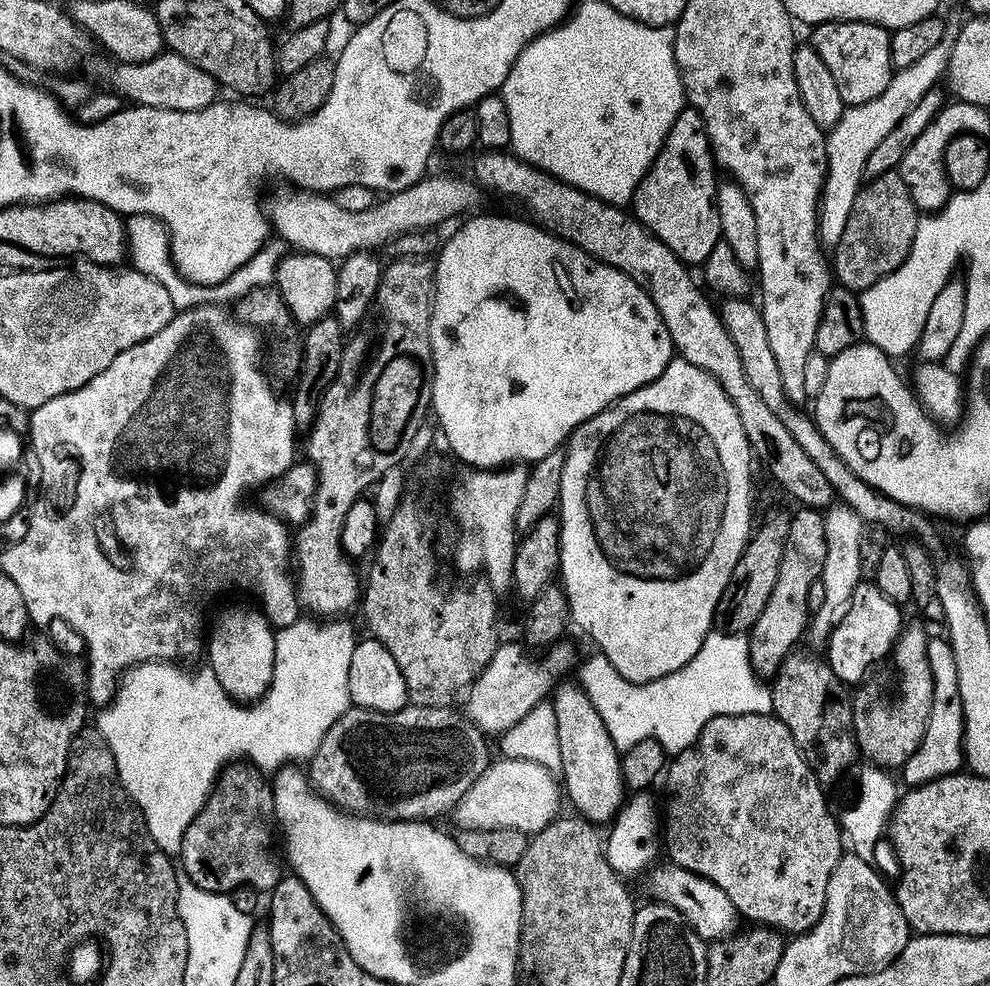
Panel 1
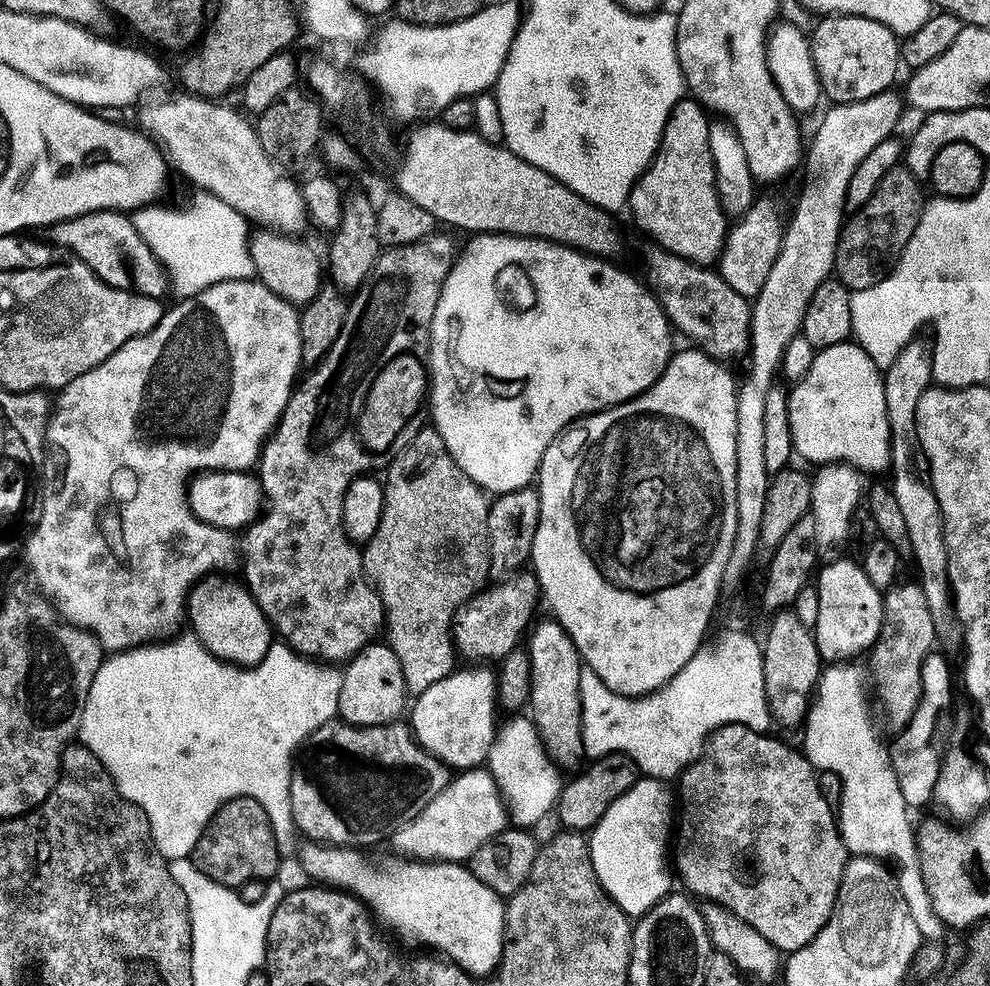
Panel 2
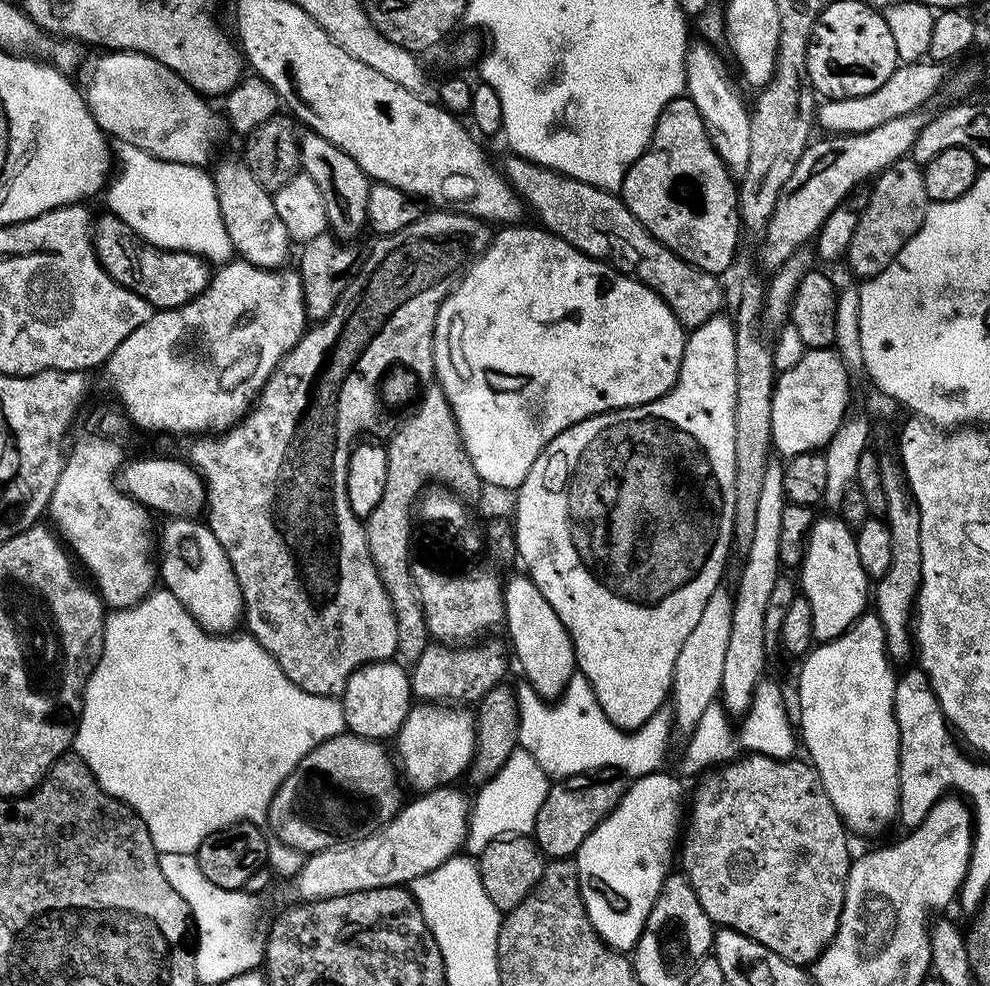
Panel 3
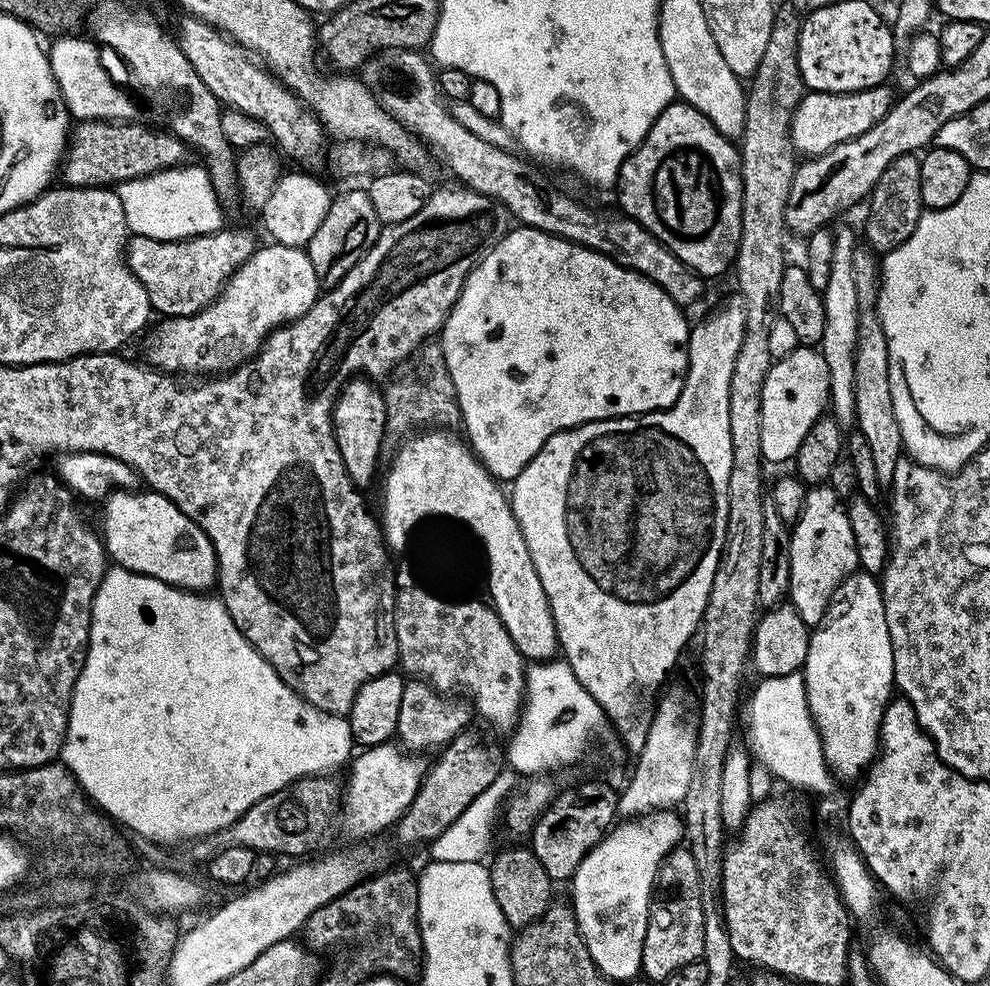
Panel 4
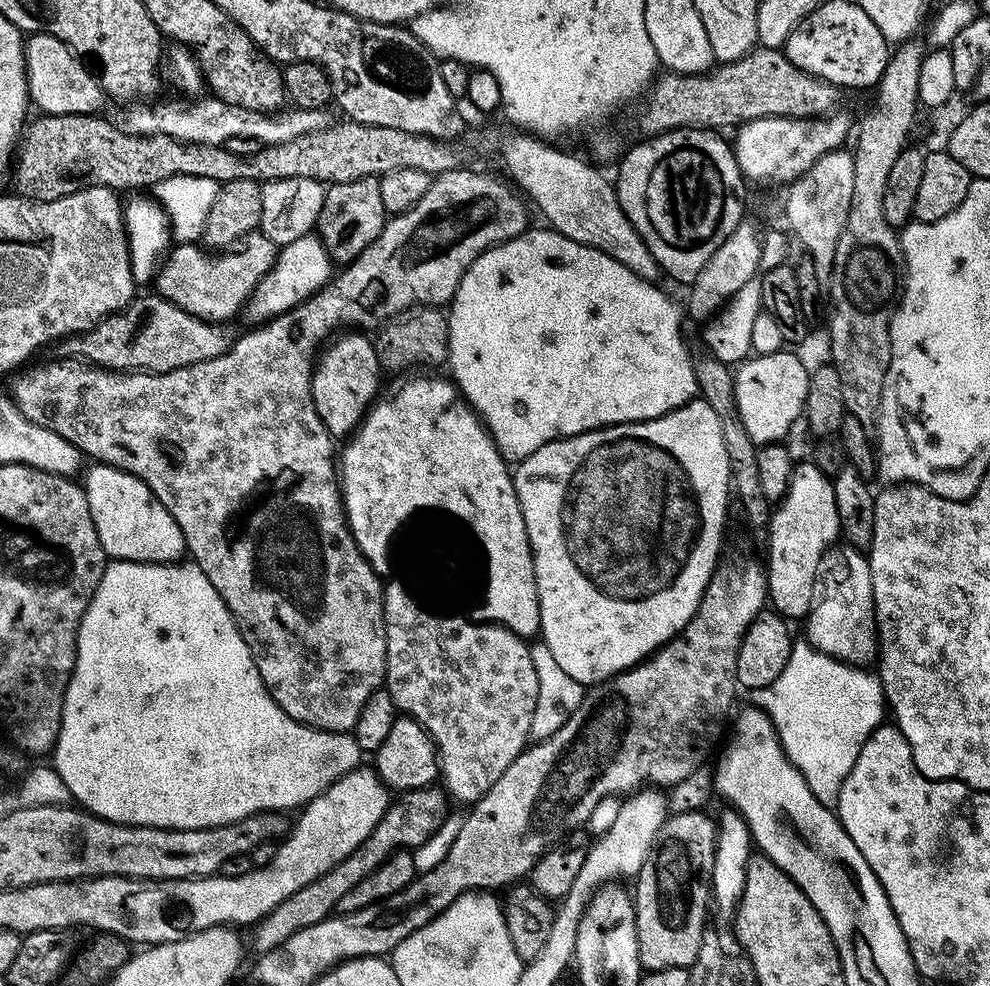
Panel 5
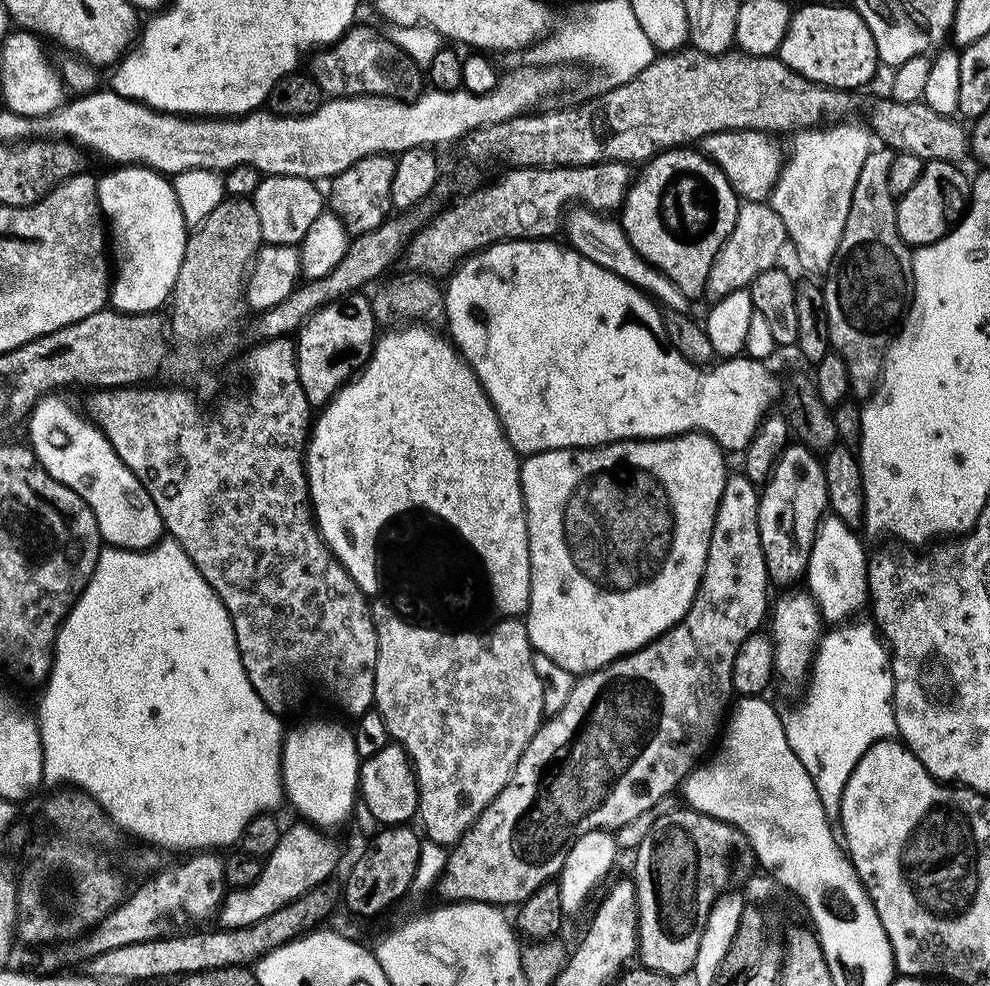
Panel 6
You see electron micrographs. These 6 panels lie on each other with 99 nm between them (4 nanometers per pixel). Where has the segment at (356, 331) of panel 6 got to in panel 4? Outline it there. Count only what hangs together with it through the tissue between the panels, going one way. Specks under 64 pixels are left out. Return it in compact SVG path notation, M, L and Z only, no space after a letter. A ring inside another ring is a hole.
M349 379L336 397L336 404L332 408L332 429L342 454L342 462L346 466L346 474L357 489L364 490L375 478L376 467L380 464L380 447L386 441L388 415L383 391L379 387L375 388L371 379L356 379Z

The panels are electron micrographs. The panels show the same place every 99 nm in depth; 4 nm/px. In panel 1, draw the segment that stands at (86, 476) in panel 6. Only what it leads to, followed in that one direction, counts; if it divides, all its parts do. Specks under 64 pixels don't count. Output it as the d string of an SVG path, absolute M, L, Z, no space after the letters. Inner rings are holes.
M232 608L220 616L216 625L211 625L210 635L206 640L207 667L216 675L222 690L236 702L255 702L268 693L274 678L274 650L276 649L276 632L263 611L252 608Z

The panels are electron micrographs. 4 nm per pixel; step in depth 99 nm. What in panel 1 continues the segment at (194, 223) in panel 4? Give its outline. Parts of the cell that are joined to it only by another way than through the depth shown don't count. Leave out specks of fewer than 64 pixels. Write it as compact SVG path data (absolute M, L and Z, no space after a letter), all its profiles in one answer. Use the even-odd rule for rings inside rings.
M130 216L126 220L126 252L132 256L131 267L137 272L146 274L151 280L157 280L166 290L172 299L173 309L183 310L186 308L197 308L199 304L220 304L221 302L235 302L241 296L245 296L250 290L263 288L271 285L276 278L276 268L281 260L289 255L289 245L283 240L276 238L267 246L260 249L252 260L247 260L232 277L220 284L211 286L197 286L189 284L176 270L172 263L172 249L168 242L168 230L155 220L153 216ZM273 243L273 244L272 244ZM272 244L272 245L271 245Z

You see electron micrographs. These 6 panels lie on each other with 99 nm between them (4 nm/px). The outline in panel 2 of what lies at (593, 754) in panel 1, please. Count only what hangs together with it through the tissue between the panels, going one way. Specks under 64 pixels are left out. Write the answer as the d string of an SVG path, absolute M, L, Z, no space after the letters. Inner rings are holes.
M554 618L547 619L540 625L537 623L526 640L526 651L532 671L530 716L540 734L540 739L548 749L548 755L561 769L576 770L581 767L580 759L585 759L586 756L583 706L580 695L582 661L580 651L574 646L574 642L566 634L563 626Z

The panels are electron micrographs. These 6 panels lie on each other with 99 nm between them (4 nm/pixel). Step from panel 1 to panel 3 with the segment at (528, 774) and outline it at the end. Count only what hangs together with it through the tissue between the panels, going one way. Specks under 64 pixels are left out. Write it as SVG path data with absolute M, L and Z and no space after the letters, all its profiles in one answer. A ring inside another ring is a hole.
M445 786L417 795L415 798L417 800L412 800L409 804L407 801L388 823L381 824L375 832L362 837L361 840L350 840L347 844L336 844L321 852L311 853L296 876L296 892L300 895L297 897L301 901L321 900L358 890L408 886L414 878L422 874L430 874L430 870L442 866L442 862L457 855L465 847L468 835L469 797L467 800L456 786Z

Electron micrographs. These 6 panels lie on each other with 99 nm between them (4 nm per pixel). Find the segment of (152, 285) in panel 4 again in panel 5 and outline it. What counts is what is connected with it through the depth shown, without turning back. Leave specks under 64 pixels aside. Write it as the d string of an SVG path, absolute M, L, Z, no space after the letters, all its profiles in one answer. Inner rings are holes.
M259 230L247 232L235 247L223 254L209 254L196 242L180 242L175 246L155 274L155 295L210 324L224 324L231 316L239 312L241 315L258 282L274 266L278 251L278 246Z

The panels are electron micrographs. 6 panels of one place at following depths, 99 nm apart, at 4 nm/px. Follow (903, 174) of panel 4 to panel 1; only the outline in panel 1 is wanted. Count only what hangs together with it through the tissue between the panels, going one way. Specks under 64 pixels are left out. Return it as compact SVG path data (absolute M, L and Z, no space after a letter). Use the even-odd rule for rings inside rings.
M897 169L867 181L855 196L842 238L832 250L833 275L839 285L861 294L892 273L909 254L919 217L920 210Z

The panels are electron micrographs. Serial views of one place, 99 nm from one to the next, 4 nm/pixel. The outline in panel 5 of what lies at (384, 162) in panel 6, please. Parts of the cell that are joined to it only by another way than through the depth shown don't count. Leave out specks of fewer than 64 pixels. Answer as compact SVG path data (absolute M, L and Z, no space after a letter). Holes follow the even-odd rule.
M370 176L368 178L358 178L354 182L327 185L320 217L316 220L316 228L321 242L324 243L324 249L328 251L328 257L332 259L333 265L347 266L353 260L357 260L362 254L362 250L366 250L366 246L370 246L378 238L378 234L382 234L385 223L386 213L382 206L382 190L377 177Z

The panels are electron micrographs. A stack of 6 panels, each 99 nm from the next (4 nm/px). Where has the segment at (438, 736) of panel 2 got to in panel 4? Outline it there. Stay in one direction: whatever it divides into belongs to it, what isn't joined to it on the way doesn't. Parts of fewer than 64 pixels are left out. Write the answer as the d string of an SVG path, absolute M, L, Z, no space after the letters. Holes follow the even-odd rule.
M392 742L364 748L361 753L351 761L352 773L348 776L348 784L346 780L343 785L338 813L338 828L340 824L352 842L367 841L372 838L368 836L376 836L387 828L389 831L402 818L410 802L414 802L426 773L426 764L420 761L423 759L419 755L409 754Z

